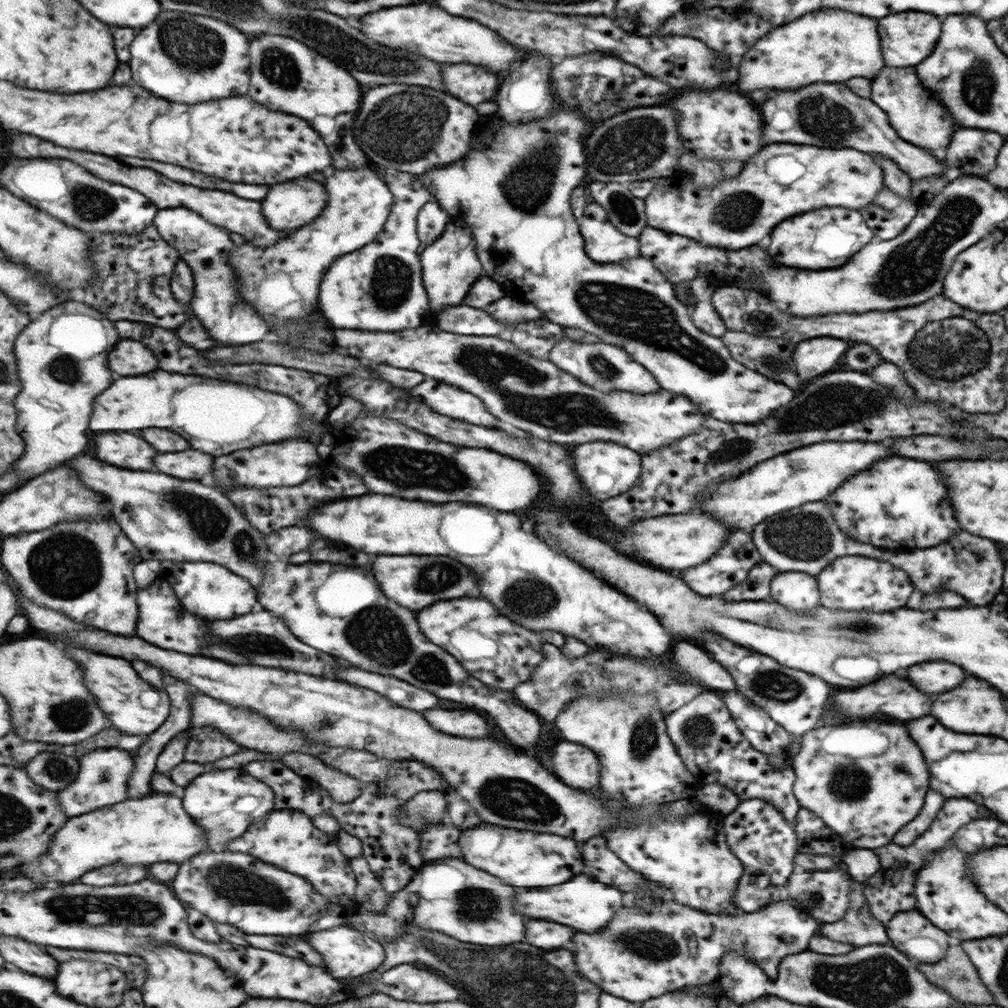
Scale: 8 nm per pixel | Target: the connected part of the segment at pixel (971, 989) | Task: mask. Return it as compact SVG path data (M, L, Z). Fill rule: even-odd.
M960 944L950 946L943 959L937 963L915 963L924 975L938 988L951 992L963 1003L993 1005L994 996L982 983L979 972Z

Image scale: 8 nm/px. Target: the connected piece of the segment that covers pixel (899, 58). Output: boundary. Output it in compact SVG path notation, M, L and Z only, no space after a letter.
M899 12L895 16L885 16L879 20L879 28L883 28L883 60L887 60L889 69L914 68L925 56L933 54L939 38L939 20L925 12Z

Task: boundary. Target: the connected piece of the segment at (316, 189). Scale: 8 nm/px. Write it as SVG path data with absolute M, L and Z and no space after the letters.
M299 178L279 186L271 186L263 202L263 212L275 230L295 230L313 222L327 204L327 190L323 184L309 178Z

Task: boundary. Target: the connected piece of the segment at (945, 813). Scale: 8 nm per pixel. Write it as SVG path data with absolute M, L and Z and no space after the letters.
M946 798L941 803L941 808L938 811L928 829L924 830L922 835L916 836L911 844L903 846L891 842L885 844L885 846L872 849L878 855L880 867L862 883L862 895L866 896L866 903L871 904L871 912L875 912L875 920L887 922L889 918L893 918L898 912L909 911L917 907L917 898L914 896L916 872L926 866L932 852L936 852L946 844L949 837L960 826L971 820L997 820L997 817L990 810L966 798Z

